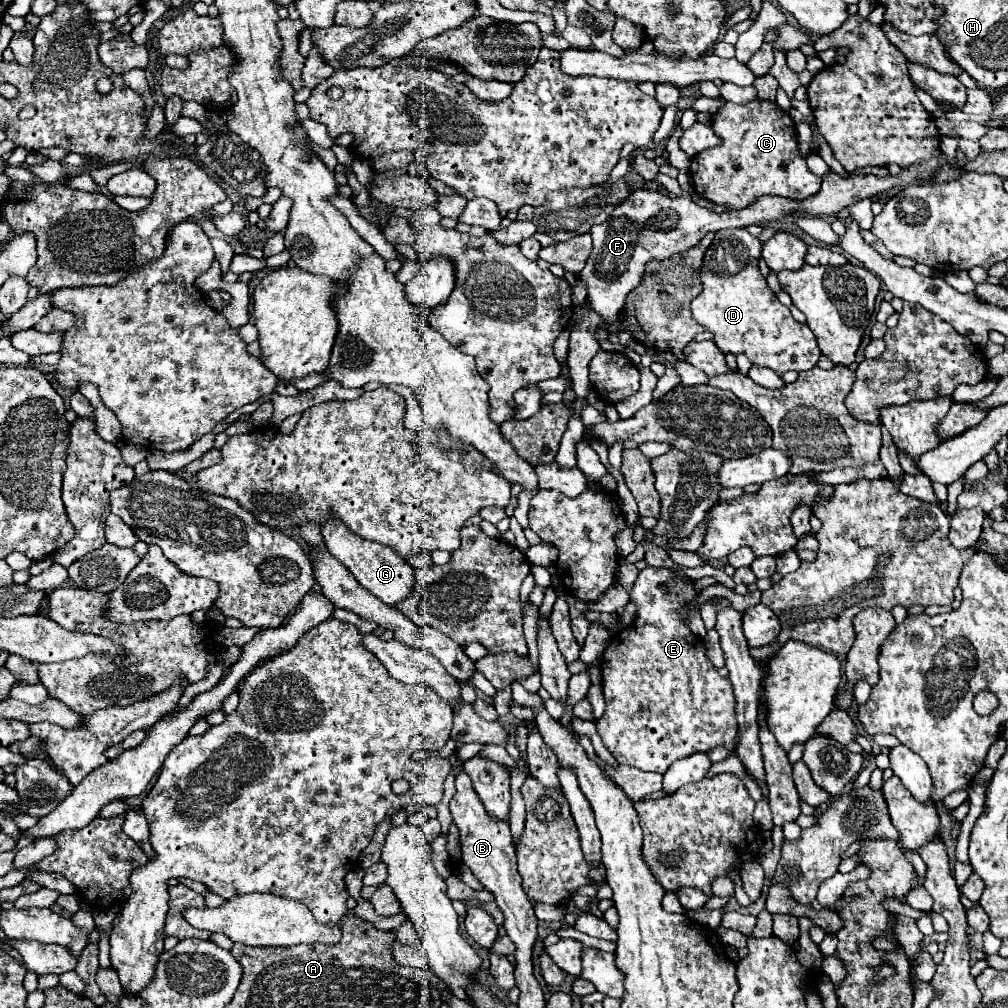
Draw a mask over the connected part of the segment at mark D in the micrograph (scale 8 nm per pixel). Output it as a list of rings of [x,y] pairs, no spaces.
[[[748,229],[718,231],[712,241],[712,247],[708,247],[706,257],[704,257],[704,265],[700,271],[700,281],[702,281],[704,289],[692,301],[692,317],[714,333],[714,341],[724,353],[728,353],[728,351],[734,355],[744,353],[752,361],[752,365],[768,367],[778,375],[782,375],[786,371],[798,371],[798,373],[808,371],[820,359],[820,351],[816,347],[816,337],[812,335],[812,331],[806,323],[798,323],[792,317],[790,309],[784,307],[776,299],[772,289],[768,287],[768,283],[762,277],[760,267],[758,267],[760,249],[762,249],[762,243],[756,237],[752,237],[748,233]]]

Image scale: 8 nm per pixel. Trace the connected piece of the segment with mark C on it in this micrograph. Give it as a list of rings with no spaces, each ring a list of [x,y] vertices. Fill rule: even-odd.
[[[754,99],[744,105],[734,105],[726,101],[710,125],[722,139],[722,145],[694,155],[688,171],[694,191],[700,197],[734,211],[750,207],[762,195],[802,201],[820,191],[822,179],[810,175],[806,161],[800,157],[796,125],[776,103]]]

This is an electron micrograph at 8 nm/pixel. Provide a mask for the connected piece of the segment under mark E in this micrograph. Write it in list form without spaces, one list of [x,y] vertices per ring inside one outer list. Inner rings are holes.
[[[646,567],[644,571],[640,571],[630,597],[638,609],[634,625],[622,629],[616,637],[612,637],[600,661],[606,709],[604,715],[596,721],[596,727],[606,749],[618,763],[642,771],[656,771],[662,775],[674,761],[690,757],[694,753],[710,751],[716,745],[724,745],[728,751],[732,751],[734,737],[738,733],[732,683],[718,675],[718,669],[706,657],[706,649],[698,649],[700,637],[696,637],[682,621],[682,615],[686,611],[698,611],[698,607],[686,605],[696,597],[692,581],[676,579],[674,575],[668,575],[668,571]],[[660,583],[668,585],[668,593],[660,589]]]

